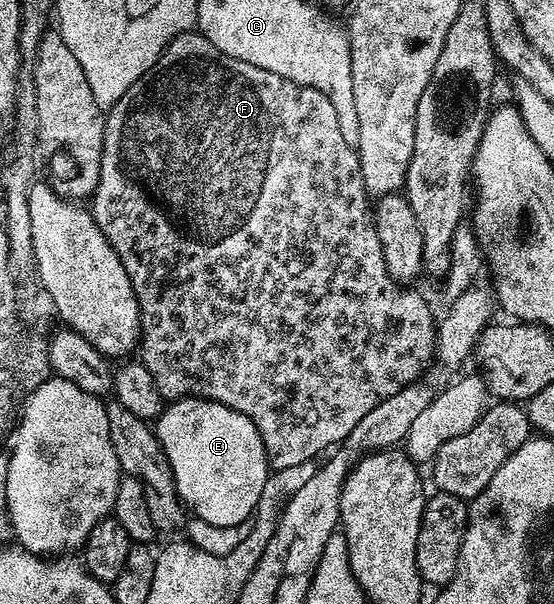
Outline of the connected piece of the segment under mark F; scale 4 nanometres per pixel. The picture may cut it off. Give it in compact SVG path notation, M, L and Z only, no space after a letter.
M199 31L181 33L169 46L161 52L161 58L119 98L105 113L105 134L103 135L103 151L101 152L101 170L97 190L91 198L91 212L103 235L111 243L117 258L123 263L127 275L131 279L131 287L135 291L137 306L141 312L141 339L139 342L139 361L150 372L154 386L165 399L183 397L204 397L207 401L218 401L251 419L263 439L265 456L269 458L272 468L277 471L293 471L304 461L317 457L325 448L340 445L345 436L369 411L378 407L379 403L390 399L396 392L414 384L417 377L429 363L434 360L434 345L437 342L435 318L429 305L413 290L413 287L402 287L389 276L383 251L379 243L376 224L371 220L371 205L367 200L365 184L361 178L361 164L357 158L357 150L343 139L343 131L339 131L339 119L335 115L335 107L325 95L306 85L296 85L291 79L283 79L283 75L275 75L271 71L263 71L263 67L251 67L251 63L243 63L239 59L231 59L231 55L223 55L219 47L215 47Z

